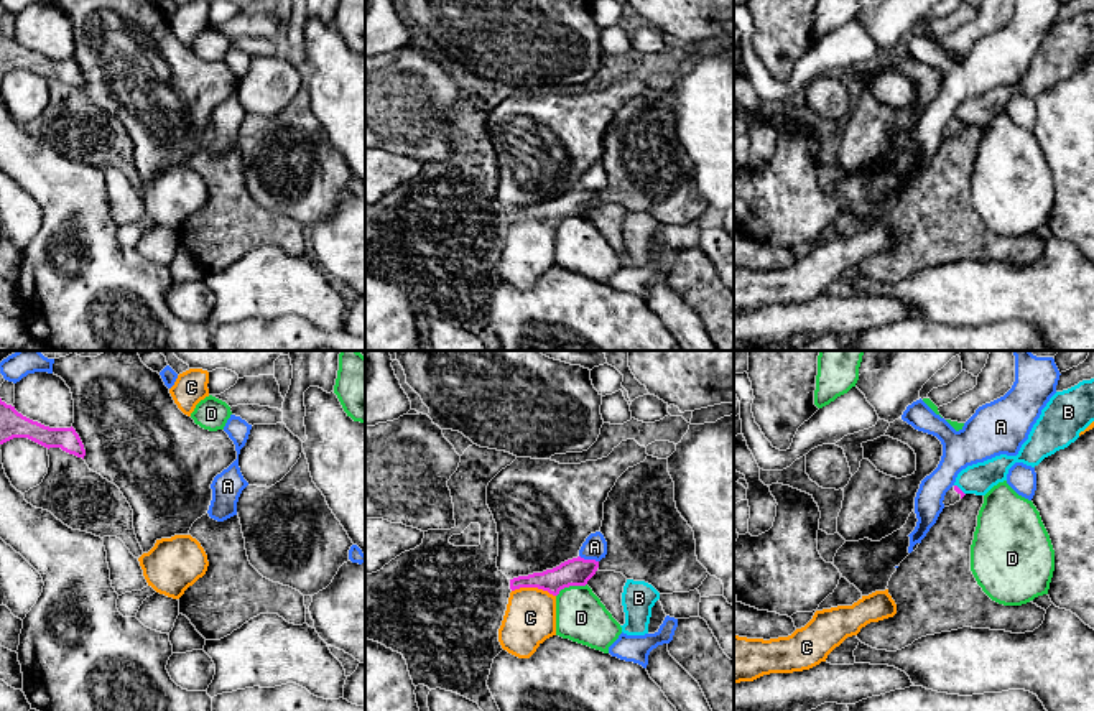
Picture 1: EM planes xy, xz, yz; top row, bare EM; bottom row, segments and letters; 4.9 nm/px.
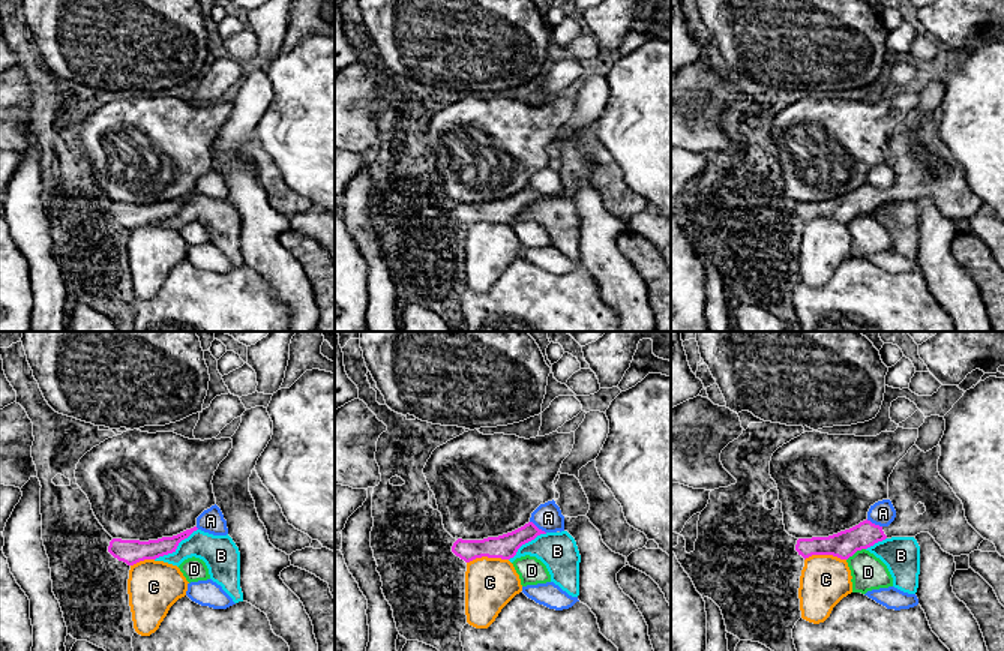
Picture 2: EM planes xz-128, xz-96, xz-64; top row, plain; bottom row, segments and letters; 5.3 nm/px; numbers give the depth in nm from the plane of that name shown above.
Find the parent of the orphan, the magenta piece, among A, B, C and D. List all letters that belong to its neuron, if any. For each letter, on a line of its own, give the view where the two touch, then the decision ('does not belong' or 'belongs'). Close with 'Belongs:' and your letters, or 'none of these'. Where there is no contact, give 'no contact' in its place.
A: xz | does not belong
B: yz | does not belong
C: xz | does not belong
D: xz | does not belong
Belongs: none of these

